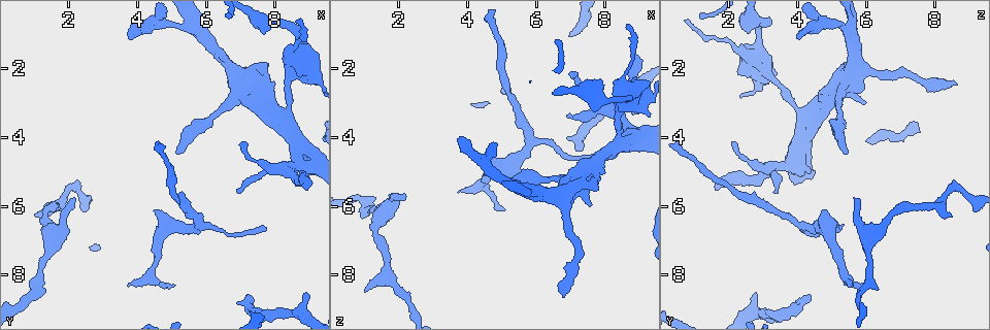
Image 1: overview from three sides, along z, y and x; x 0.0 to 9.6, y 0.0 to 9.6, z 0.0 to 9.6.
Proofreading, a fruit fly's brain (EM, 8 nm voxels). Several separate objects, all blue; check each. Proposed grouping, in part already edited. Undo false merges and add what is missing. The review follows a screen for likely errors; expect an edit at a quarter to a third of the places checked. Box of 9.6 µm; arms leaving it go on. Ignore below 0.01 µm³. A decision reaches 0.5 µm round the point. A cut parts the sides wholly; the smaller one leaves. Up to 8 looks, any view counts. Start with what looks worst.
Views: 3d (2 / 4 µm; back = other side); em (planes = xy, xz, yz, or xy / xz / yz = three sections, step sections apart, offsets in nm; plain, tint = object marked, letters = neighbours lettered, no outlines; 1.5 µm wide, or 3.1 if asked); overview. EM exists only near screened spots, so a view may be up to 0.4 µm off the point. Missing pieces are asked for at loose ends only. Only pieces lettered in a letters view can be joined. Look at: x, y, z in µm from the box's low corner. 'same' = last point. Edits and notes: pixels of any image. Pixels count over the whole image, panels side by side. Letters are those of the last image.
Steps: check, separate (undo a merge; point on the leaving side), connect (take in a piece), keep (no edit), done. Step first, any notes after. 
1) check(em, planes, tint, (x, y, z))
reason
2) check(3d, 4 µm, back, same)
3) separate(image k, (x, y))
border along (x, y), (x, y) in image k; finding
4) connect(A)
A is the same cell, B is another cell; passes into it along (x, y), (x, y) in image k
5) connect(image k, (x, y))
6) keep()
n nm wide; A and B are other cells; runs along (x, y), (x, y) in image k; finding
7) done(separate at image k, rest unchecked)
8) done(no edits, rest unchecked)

check(3d, 2 µm, (7.70, 2.85, 4.85))

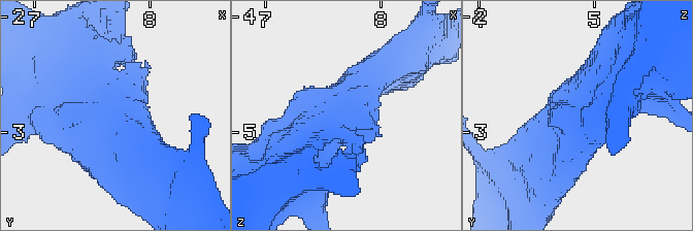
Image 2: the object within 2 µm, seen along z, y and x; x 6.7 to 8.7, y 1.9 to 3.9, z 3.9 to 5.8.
check(em, planes, tint, (7.66, 2.80, 4.78))

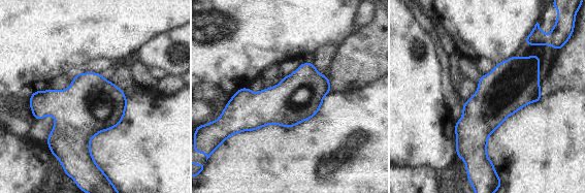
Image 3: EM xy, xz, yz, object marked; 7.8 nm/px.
check(em, planes, letters, same)

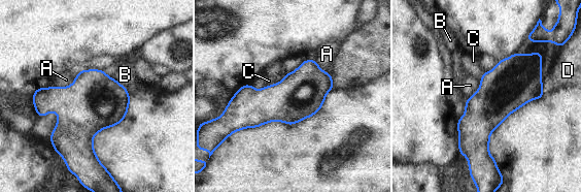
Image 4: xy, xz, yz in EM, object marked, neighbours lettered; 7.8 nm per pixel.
keep()
A touches over 220 nm; A, B, C and D are other cells; border along (75, 75), (69, 85), (50, 87) in image 4; one neuron here

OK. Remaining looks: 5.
check(3d, 4 µm, (2.15, 5.80, 5.60))
free end

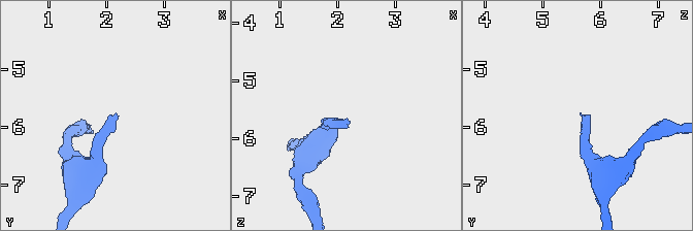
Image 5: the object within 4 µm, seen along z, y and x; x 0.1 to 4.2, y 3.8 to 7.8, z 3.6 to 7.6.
check(em, yz, step 8, tint, (2.20, 5.75, 5.65))

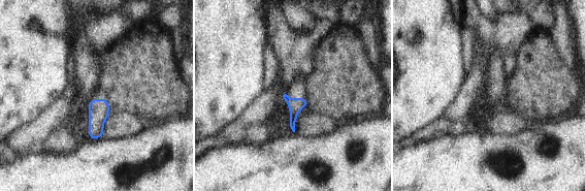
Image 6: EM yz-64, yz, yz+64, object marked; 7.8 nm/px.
check(em, planes, letters, same)

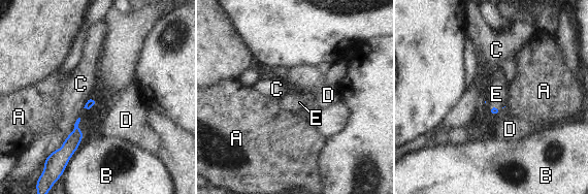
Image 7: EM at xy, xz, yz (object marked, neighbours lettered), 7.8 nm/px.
connect(E)
C touches over 360 nm; E is the same cell, A, B, C and D are other cells; passes into it along (494, 110), (496, 107), (496, 94) in image 7; the neuron continues

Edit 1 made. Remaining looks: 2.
check(overview)
see it whole again

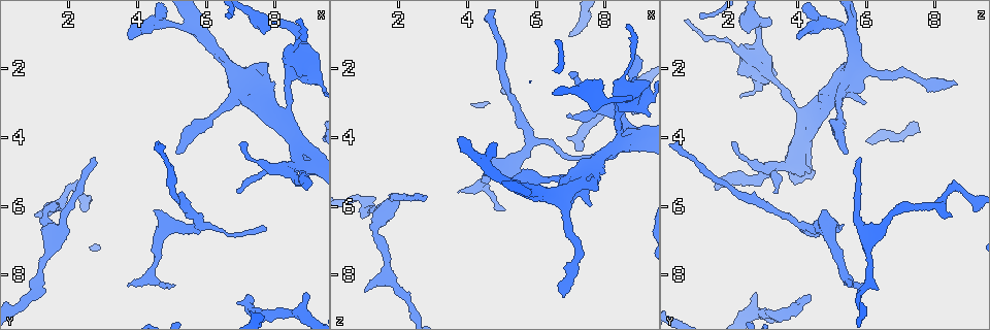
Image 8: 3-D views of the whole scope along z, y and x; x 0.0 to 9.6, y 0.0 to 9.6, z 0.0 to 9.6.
check(em, planes, letters, (5.10, 8.30, 6.15))
free end

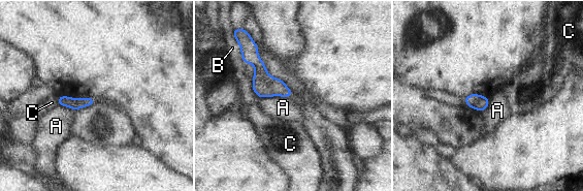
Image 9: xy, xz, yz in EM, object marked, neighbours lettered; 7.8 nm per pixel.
keep()
A, B and C are other cells; no lettered piece goes on from it

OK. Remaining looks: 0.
done(connect at image 7, rest unchecked)

